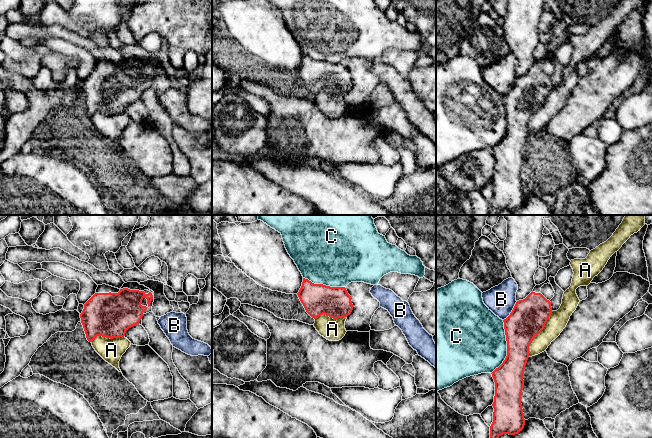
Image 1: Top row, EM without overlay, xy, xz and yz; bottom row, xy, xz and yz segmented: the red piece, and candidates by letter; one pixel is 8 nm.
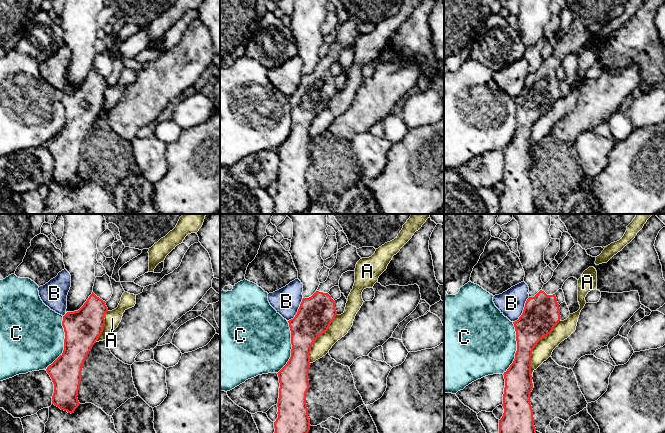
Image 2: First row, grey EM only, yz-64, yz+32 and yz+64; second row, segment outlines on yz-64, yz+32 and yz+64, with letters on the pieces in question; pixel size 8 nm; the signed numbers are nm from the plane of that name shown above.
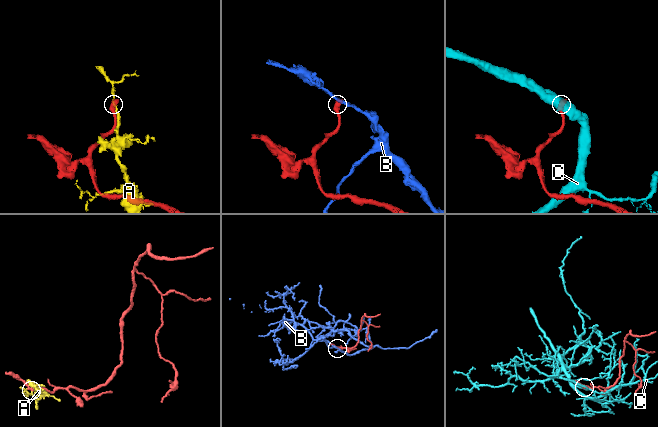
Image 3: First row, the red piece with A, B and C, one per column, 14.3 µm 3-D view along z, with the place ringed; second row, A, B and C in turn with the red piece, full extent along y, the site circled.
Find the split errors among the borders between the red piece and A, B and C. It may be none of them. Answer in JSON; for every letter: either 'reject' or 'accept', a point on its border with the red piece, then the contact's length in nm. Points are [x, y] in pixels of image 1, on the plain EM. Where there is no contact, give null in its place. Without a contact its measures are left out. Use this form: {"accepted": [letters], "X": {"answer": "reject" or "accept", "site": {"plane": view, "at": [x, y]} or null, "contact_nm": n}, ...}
{"accepted": [], "A": {"answer": "reject", "site": {"plane": "yz", "at": [537, 110]}, "contact_nm": 420}, "B": {"answer": "reject", "site": {"plane": "yz", "at": [512, 87]}, "contact_nm": 200}, "C": {"answer": "reject", "site": {"plane": "yz", "at": [507, 123]}, "contact_nm": 440}}

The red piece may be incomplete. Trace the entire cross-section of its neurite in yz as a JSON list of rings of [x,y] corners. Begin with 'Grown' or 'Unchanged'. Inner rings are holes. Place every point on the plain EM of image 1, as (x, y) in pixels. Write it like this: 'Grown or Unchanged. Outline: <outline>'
Grown. Outline: [[[564,20],[554,22],[550,42],[546,45],[547,56],[536,61],[525,75],[517,77],[510,91],[503,96],[507,132],[491,149],[495,158],[495,172],[489,215],[498,215],[503,210],[515,211],[524,204],[521,169],[529,122],[544,105],[553,88],[551,78],[540,67],[544,60],[550,60],[550,52],[555,54],[560,45],[570,41],[568,27]]]

